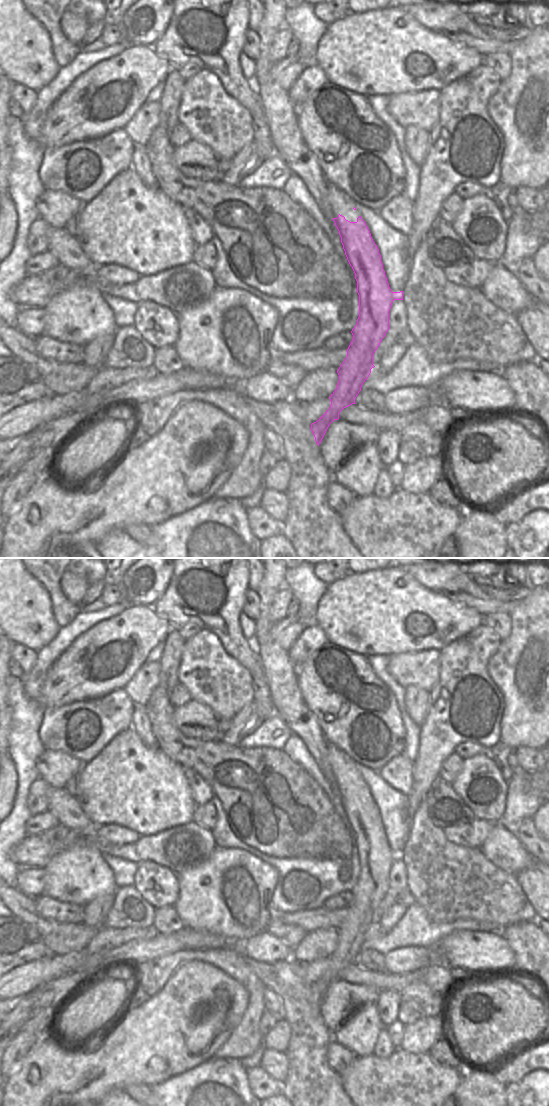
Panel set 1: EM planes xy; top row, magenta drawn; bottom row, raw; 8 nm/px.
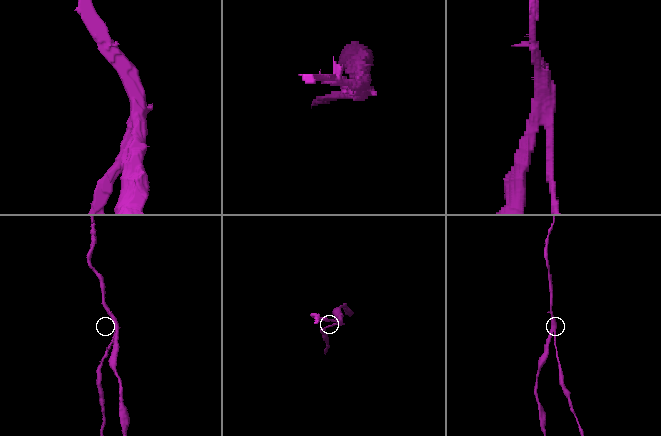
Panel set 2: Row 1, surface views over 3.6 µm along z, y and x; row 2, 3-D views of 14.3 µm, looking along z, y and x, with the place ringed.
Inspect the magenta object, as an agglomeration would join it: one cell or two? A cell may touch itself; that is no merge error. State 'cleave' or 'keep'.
cleave

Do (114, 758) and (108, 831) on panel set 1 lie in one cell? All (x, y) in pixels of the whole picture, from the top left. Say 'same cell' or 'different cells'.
different cells

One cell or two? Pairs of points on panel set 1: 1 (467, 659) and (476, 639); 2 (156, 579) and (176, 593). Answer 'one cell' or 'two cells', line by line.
1: one cell
2: two cells

